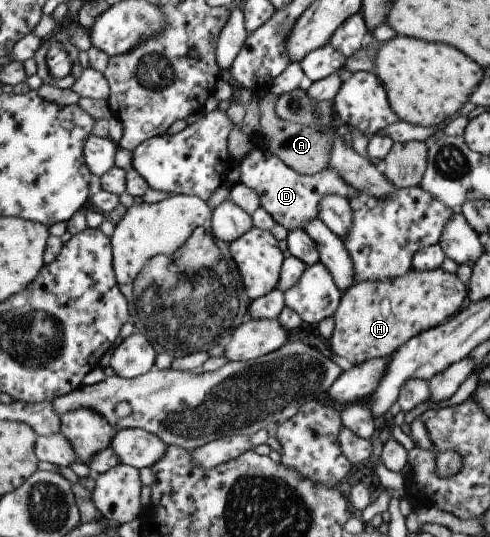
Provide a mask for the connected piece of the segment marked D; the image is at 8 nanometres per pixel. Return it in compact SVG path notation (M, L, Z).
M264 147L251 149L236 164L239 168L239 182L256 192L259 197L259 205L272 216L276 223L282 225L287 231L303 229L309 221L317 218L319 201L323 199L324 195L336 194L347 200L358 195L358 191L348 185L344 178L333 169L324 168L311 176L299 174L284 165L283 161L280 161Z

